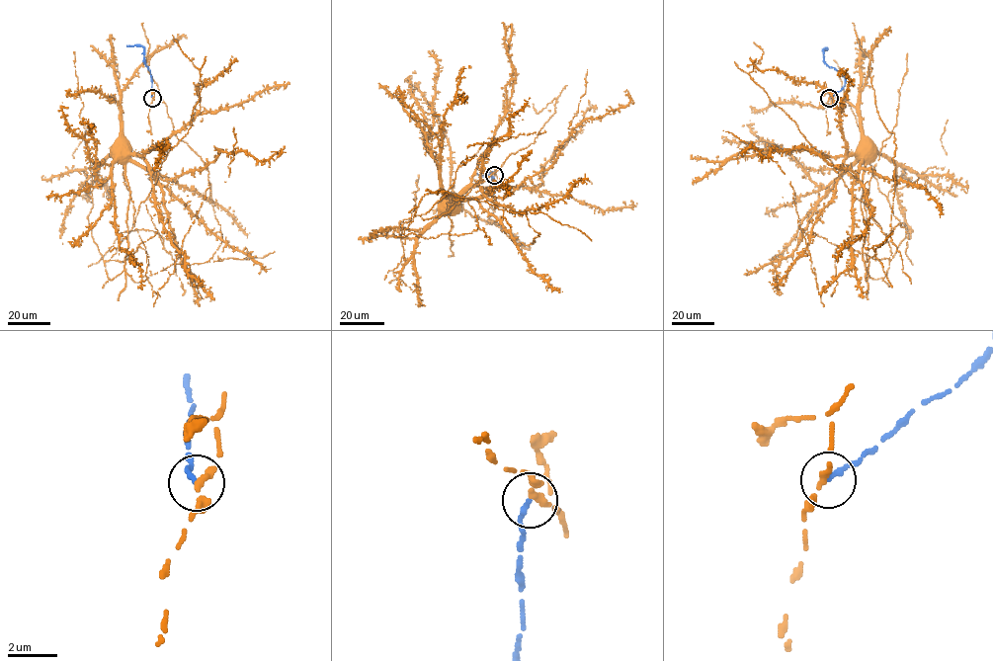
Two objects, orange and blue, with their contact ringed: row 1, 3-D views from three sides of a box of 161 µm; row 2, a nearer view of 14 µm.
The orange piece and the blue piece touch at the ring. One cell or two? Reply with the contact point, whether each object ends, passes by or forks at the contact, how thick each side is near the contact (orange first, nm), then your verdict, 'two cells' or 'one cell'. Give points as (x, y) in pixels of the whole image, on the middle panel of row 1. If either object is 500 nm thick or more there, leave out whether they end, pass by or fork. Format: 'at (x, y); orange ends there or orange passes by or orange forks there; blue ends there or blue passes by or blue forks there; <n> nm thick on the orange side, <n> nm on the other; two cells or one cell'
at (494, 175); orange passes by; blue ends there; 240 nm thick on the orange side, 240 nm on the other; two cells

